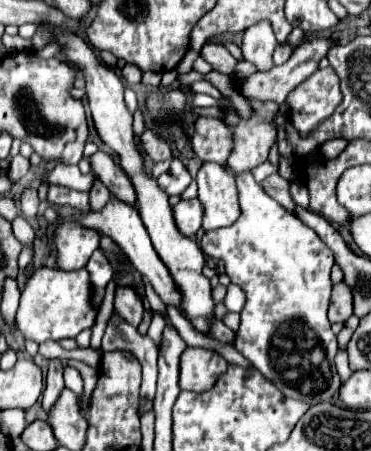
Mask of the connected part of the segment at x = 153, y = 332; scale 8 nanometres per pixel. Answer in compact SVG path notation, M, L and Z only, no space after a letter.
M155 312L153 314L153 320L151 320L151 326L149 326L149 330L147 330L147 334L159 344L159 336L163 334L163 328L165 328L165 318L159 314L159 312Z

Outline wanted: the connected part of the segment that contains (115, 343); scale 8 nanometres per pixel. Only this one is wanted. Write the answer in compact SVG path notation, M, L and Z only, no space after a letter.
M111 314L101 348L103 350L119 350L119 348L129 350L143 366L141 400L153 398L155 384L157 384L157 344L147 334L141 334L135 326L125 324L123 318Z

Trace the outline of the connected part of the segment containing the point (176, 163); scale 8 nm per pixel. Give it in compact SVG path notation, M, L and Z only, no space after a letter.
M175 158L173 162L171 162L171 168L169 168L169 172L163 172L161 176L159 176L159 186L169 194L169 196L173 196L173 194L181 194L189 184L191 184L191 174L187 172L187 168L183 166L183 162L179 160L179 158Z

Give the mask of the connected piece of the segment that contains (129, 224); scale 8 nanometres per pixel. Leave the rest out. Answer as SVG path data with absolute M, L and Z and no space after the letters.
M111 196L109 202L107 202L99 212L91 212L91 214L87 214L87 216L77 216L75 220L79 220L81 224L87 224L87 228L99 230L99 232L105 234L105 236L111 236L111 238L121 246L121 250L125 252L125 256L129 258L129 262L131 262L143 276L149 278L151 286L153 286L155 292L161 296L161 300L163 300L165 304L177 306L177 308L183 312L183 308L179 306L179 290L175 288L175 282L171 280L171 274L167 272L167 268L163 266L161 258L157 256L157 252L155 252L155 248L153 248L153 244L151 244L151 240L149 240L147 228L143 226L141 216L139 216L139 212L137 212L133 206L129 206L129 204L125 204L123 200L117 200L115 196Z

